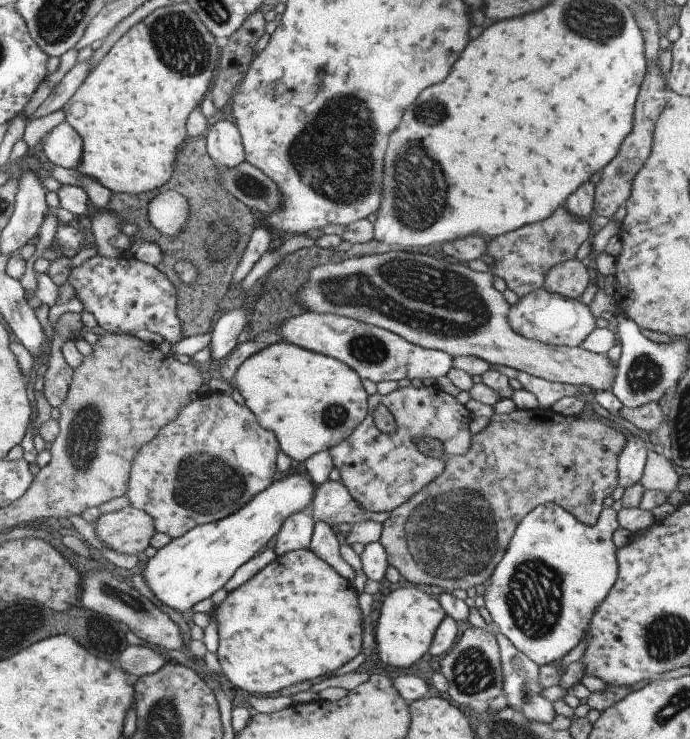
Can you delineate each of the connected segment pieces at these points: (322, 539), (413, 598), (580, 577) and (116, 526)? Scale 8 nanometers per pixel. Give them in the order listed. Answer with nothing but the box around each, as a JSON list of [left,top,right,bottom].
[[309,522,355,580],[375,585,448,668],[485,503,619,667],[82,506,157,554]]

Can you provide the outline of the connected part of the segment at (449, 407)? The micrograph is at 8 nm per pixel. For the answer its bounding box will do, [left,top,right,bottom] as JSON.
[329,384,475,513]

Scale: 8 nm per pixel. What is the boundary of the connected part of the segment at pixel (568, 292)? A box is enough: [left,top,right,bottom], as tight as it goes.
[544,256,594,299]

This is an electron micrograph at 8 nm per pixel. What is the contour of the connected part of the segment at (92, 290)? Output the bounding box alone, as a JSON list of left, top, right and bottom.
[67,254,185,344]

